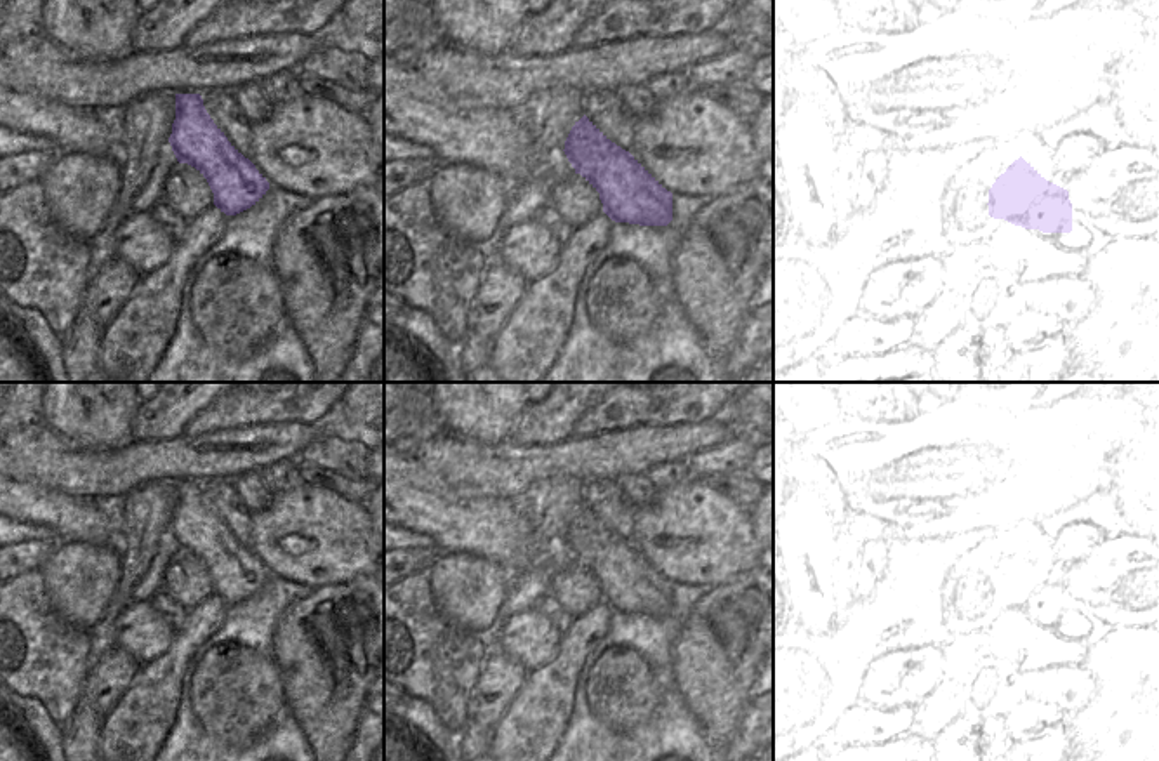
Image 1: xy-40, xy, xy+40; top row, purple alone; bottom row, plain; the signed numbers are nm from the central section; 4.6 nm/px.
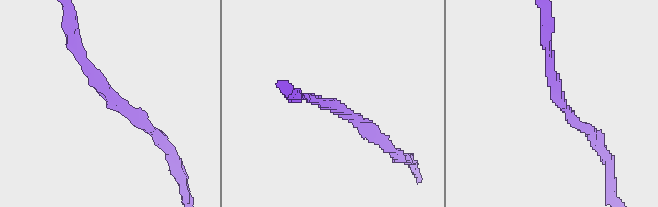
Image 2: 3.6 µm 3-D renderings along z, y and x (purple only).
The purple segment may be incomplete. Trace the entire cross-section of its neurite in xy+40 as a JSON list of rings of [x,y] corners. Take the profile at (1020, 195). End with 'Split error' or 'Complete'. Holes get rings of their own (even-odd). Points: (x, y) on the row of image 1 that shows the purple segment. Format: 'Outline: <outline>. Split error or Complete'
Outline: [[[1022,156],[989,189],[989,215],[1043,233],[1072,231],[1069,191],[1046,181]]]. Complete.

